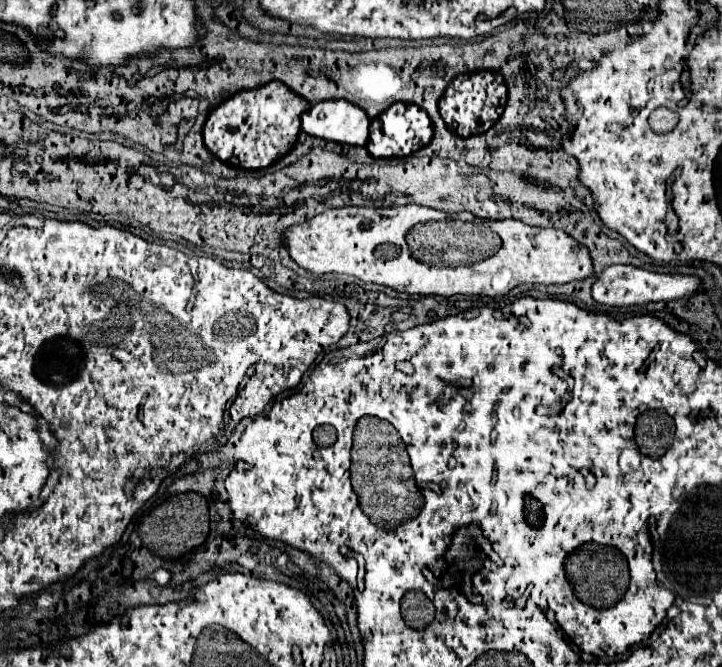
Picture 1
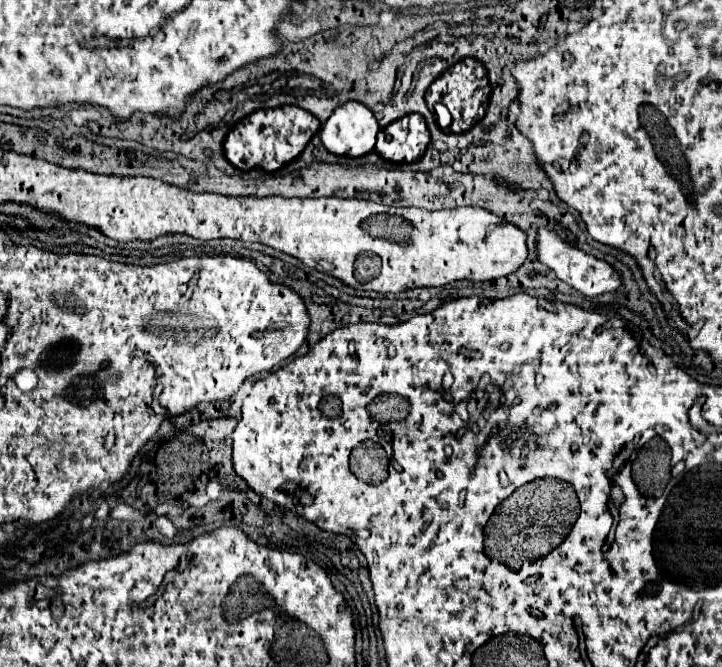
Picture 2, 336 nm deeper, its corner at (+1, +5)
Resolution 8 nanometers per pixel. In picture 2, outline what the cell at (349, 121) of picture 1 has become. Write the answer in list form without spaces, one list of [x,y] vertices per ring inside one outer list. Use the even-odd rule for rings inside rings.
[[[350,100],[338,106],[320,128],[320,140],[332,154],[364,156],[372,152],[380,126],[364,104]]]

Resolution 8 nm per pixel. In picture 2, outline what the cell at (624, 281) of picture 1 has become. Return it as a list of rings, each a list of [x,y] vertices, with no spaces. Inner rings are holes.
[[[546,228],[538,230],[538,260],[542,264],[546,264],[550,270],[554,270],[554,274],[564,280],[566,284],[570,284],[572,288],[576,288],[578,292],[582,292],[584,296],[600,296],[606,292],[614,292],[622,286],[622,276],[618,270],[614,270],[608,262],[592,258],[590,254],[584,254],[578,248],[568,246],[564,240],[560,240],[556,234],[552,234]]]

